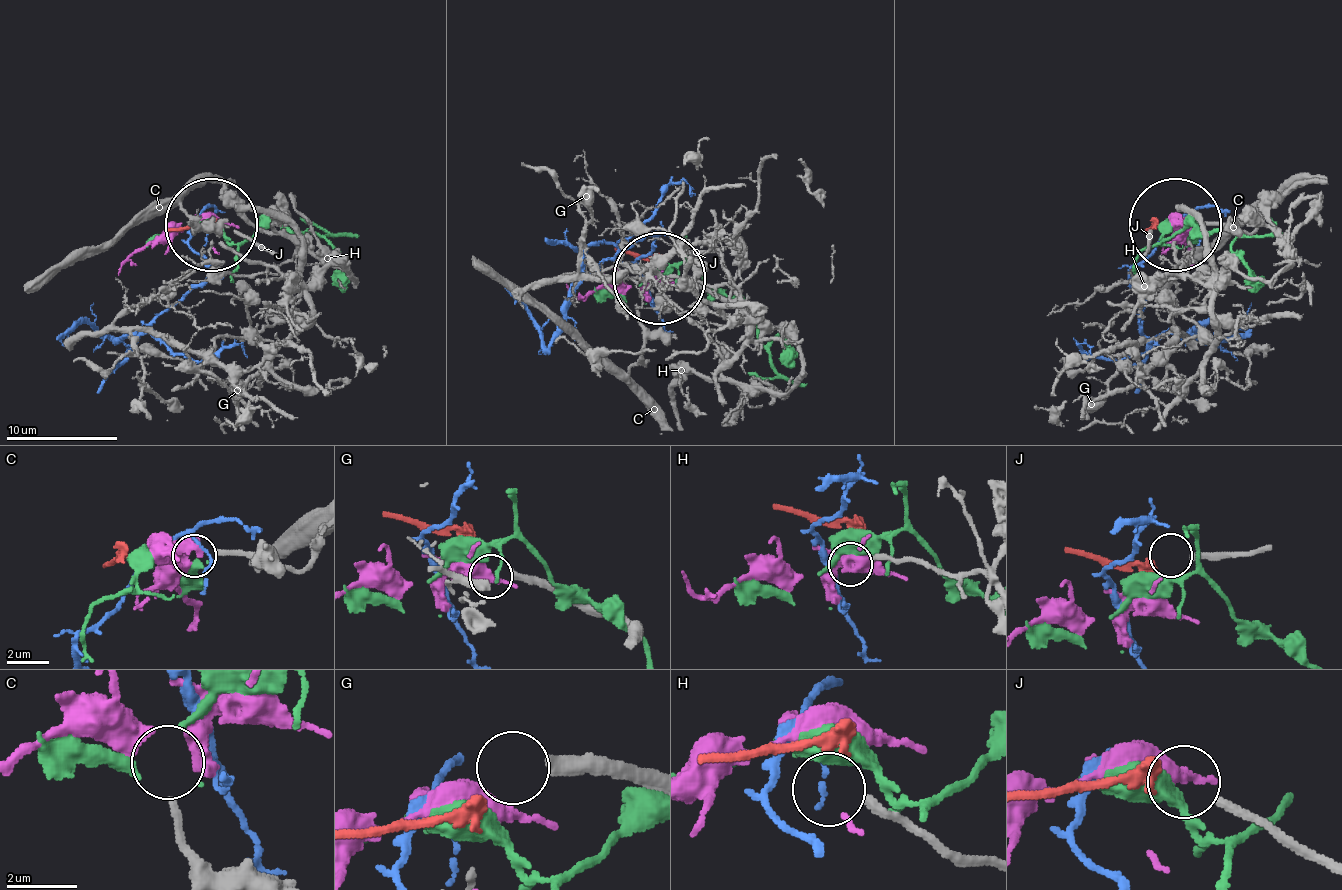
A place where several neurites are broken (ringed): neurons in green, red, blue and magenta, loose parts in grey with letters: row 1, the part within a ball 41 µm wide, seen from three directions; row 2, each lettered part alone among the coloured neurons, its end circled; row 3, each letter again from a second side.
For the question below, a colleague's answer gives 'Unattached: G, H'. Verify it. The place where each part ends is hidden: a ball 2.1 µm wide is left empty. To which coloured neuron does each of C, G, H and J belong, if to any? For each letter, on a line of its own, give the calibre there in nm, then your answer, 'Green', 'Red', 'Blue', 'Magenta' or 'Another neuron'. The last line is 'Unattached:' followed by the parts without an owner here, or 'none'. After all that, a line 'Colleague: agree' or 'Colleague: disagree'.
C: Thickness 240 nm. Magenta
G: Thickness 400 nm. Another neuron
H: Thickness 280 nm. Another neuron
J: Thickness 280 nm. Red
Unattached: G, H
Colleague: agree

